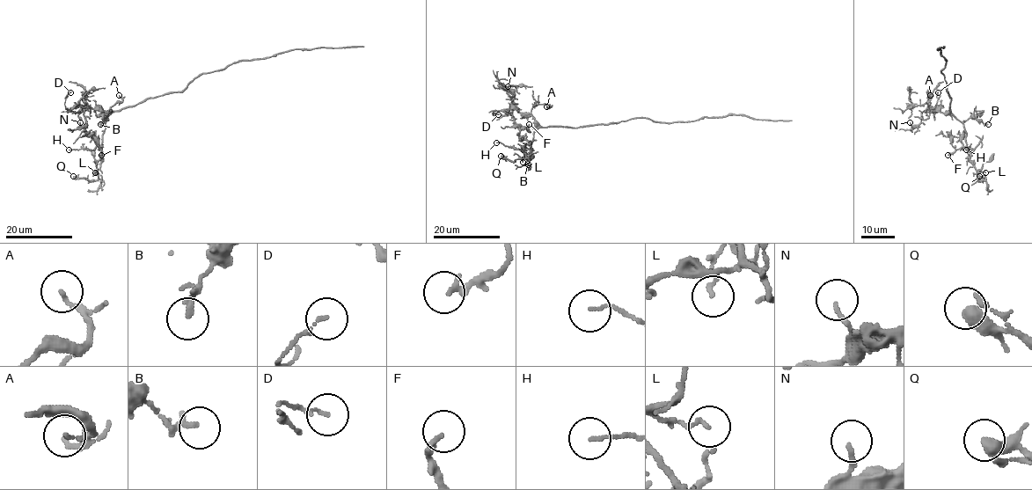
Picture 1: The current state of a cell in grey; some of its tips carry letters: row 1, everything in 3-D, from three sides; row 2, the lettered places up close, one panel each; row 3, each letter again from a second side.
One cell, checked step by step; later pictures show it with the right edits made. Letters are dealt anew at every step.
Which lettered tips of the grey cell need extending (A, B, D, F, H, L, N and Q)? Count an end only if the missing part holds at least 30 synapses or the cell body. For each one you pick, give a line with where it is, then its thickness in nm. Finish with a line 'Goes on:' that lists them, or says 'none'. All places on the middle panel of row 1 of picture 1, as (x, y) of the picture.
Goes on: none

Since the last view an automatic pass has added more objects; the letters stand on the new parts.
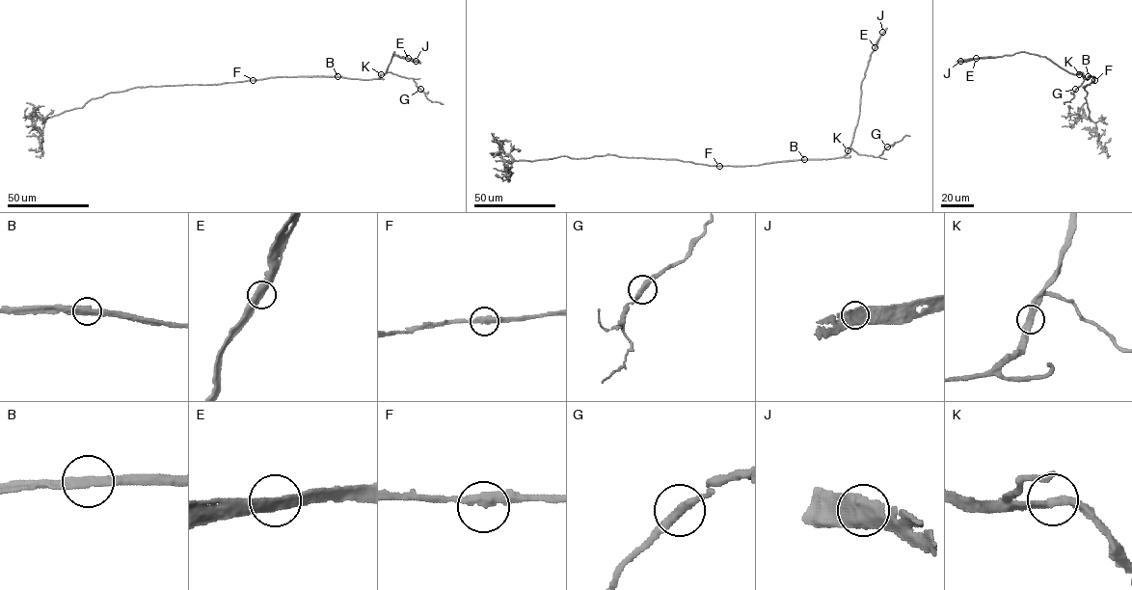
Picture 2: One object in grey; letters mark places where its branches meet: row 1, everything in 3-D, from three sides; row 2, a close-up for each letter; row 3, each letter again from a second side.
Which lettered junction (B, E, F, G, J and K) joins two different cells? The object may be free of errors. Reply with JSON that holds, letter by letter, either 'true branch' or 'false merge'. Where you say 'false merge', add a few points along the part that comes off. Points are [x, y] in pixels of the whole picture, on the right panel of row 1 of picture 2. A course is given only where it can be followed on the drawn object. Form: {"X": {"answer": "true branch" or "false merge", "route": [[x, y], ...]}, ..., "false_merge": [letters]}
{"B": {"answer": "false merge", "route": [[1088, 76], [1087, 79], [1081, 74], [1067, 72], [1044, 56], [1025, 52], [956, 63]]}, "E": {"answer": "true branch"}, "F": {"answer": "true branch"}, "G": {"answer": "true branch"}, "J": {"answer": "true branch"}, "K": {"answer": "true branch"}, "false_merge": ["B"]}

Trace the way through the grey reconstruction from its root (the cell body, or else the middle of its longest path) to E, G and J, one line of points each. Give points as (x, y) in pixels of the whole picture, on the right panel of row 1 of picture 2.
E: (1094, 80), (1094, 77), (1087, 79), (1081, 74), (1067, 72), (1044, 56), (1025, 52), (976, 58)
G: (1094, 80), (1094, 77), (1087, 79), (1077, 72), (1082, 72), (1086, 78), (1075, 89)
J: (1094, 80), (1094, 77), (1087, 79), (1081, 74), (1067, 72), (1044, 56), (1025, 52), (960, 61)

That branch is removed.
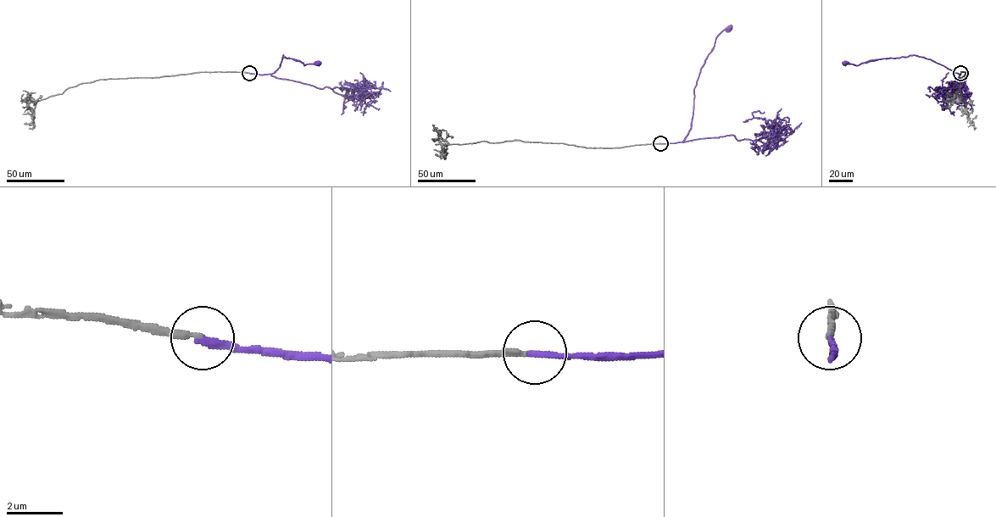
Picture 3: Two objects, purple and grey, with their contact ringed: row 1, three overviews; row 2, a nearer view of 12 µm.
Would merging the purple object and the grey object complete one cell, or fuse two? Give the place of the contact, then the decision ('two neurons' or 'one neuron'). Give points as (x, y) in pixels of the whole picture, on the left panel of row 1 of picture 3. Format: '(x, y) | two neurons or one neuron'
(249, 73) | one neuron

